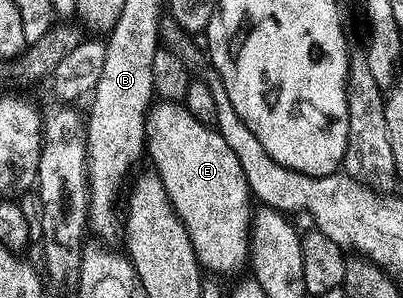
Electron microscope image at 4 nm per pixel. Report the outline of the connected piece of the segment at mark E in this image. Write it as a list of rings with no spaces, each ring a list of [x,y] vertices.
[[[156,102],[148,109],[144,123],[144,143],[147,159],[152,159],[151,167],[160,177],[162,186],[166,186],[166,194],[186,226],[186,234],[190,234],[190,242],[201,269],[220,278],[225,278],[231,272],[240,272],[243,268],[245,271],[250,260],[254,197],[246,182],[246,174],[242,174],[238,157],[234,155],[234,150],[230,150],[230,146],[226,146],[226,138],[222,138],[213,125],[198,122],[198,118],[194,118],[194,114],[190,114],[183,103]]]

